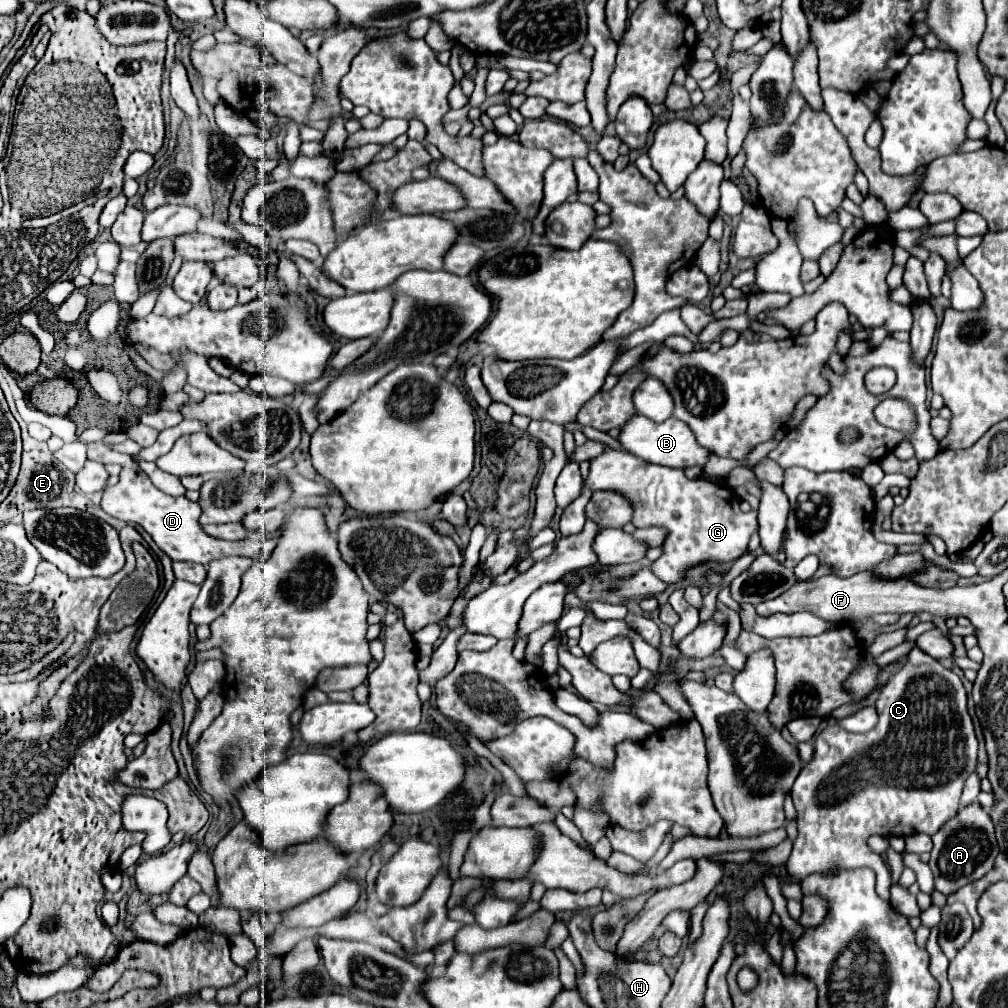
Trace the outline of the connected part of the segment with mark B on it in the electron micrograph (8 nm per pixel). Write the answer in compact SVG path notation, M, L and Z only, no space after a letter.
M634 415L620 427L618 443L622 445L624 451L636 455L638 459L642 459L646 463L666 465L666 467L674 467L674 469L684 469L684 467L692 467L692 465L702 467L710 455L708 449L704 449L696 443L690 427L686 423L680 423L674 417L666 419L664 423L654 423L654 421L648 421L648 417Z

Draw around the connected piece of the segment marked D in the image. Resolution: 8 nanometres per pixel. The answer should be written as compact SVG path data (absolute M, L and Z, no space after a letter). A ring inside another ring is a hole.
M90 442L85 444L88 446L89 458L100 461L103 464L122 465L120 471L120 481L112 487L106 487L104 495L102 495L102 503L100 507L116 517L122 519L126 523L138 523L144 527L144 531L154 539L154 543L172 559L172 561L194 561L194 563L202 563L208 565L214 559L226 557L226 555L242 555L242 557L256 557L260 559L262 551L264 551L264 541L220 541L220 539L212 539L210 535L204 535L198 517L200 517L200 505L190 501L186 495L182 497L172 497L162 493L158 487L154 487L154 483L150 481L150 477L138 467L136 461L132 461L130 455L118 453L108 449L101 442ZM108 451L110 458L104 458L104 454Z

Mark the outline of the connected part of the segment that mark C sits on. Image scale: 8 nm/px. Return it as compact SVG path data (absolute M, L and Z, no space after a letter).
M918 647L908 653L900 671L896 671L892 679L888 679L888 683L880 689L876 707L878 723L868 733L846 733L844 729L832 725L816 735L814 755L800 771L790 791L798 817L798 837L794 839L794 849L786 869L796 879L804 879L810 873L824 873L834 867L870 867L876 873L876 893L888 903L890 871L884 859L870 851L866 839L870 835L934 835L944 825L944 821L956 815L960 807L964 781L976 769L978 739L974 735L974 723L966 707L966 691L960 677L954 671L942 667L940 661L932 659Z

